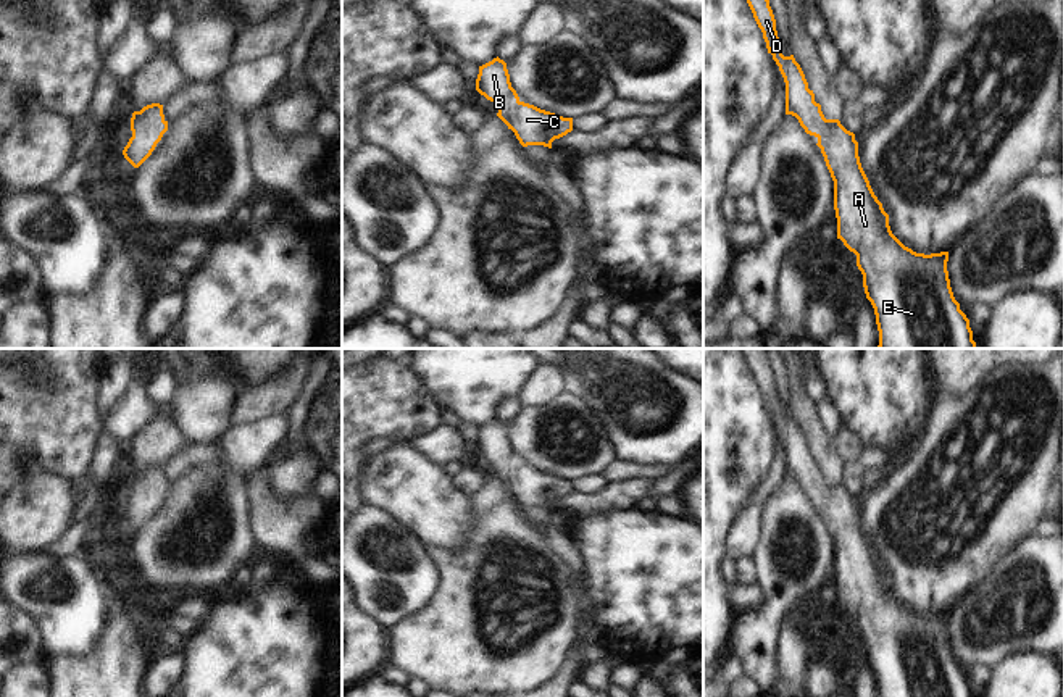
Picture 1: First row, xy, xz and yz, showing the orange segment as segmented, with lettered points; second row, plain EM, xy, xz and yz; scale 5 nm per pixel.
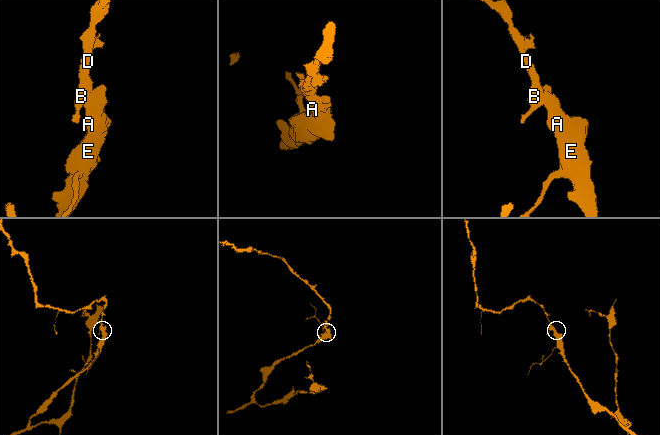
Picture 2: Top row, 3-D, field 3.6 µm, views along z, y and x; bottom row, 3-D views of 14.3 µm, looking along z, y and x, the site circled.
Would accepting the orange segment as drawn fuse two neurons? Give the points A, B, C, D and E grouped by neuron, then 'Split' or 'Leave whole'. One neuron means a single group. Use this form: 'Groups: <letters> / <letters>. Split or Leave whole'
Groups: A B C D E. Leave whole

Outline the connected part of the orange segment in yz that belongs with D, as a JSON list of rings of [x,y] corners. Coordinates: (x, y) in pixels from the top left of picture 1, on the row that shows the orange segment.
[[[747,0],[758,27],[763,32],[768,53],[779,66],[786,82],[786,115],[798,119],[807,134],[818,139],[818,147],[834,181],[834,210],[837,239],[857,255],[857,266],[863,274],[866,298],[871,302],[879,331],[879,348],[976,348],[969,319],[955,300],[947,261],[948,252],[916,253],[905,247],[890,231],[889,215],[874,195],[861,168],[858,142],[839,119],[826,119],[821,105],[794,55],[784,56],[779,48],[776,19],[769,0]]]

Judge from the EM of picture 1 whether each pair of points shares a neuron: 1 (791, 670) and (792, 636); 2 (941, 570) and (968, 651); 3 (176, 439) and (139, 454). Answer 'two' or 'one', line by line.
1: one
2: two
3: one

